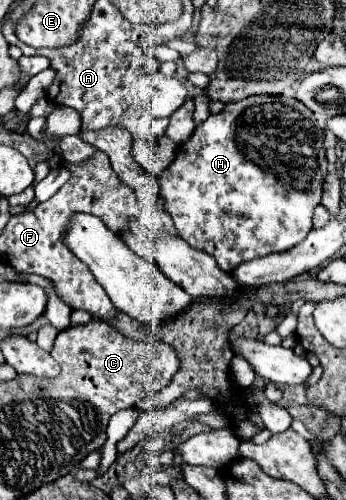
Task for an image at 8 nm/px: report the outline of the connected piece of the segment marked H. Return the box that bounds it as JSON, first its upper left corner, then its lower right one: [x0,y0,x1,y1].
[158,94,326,272]

